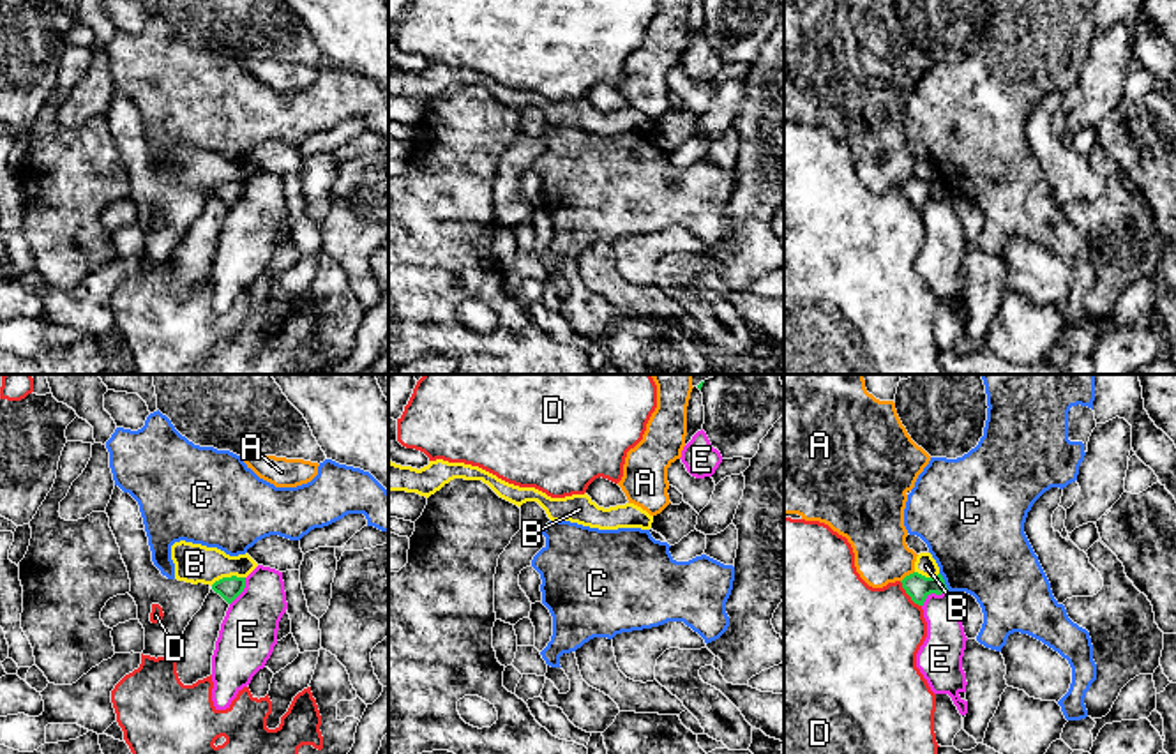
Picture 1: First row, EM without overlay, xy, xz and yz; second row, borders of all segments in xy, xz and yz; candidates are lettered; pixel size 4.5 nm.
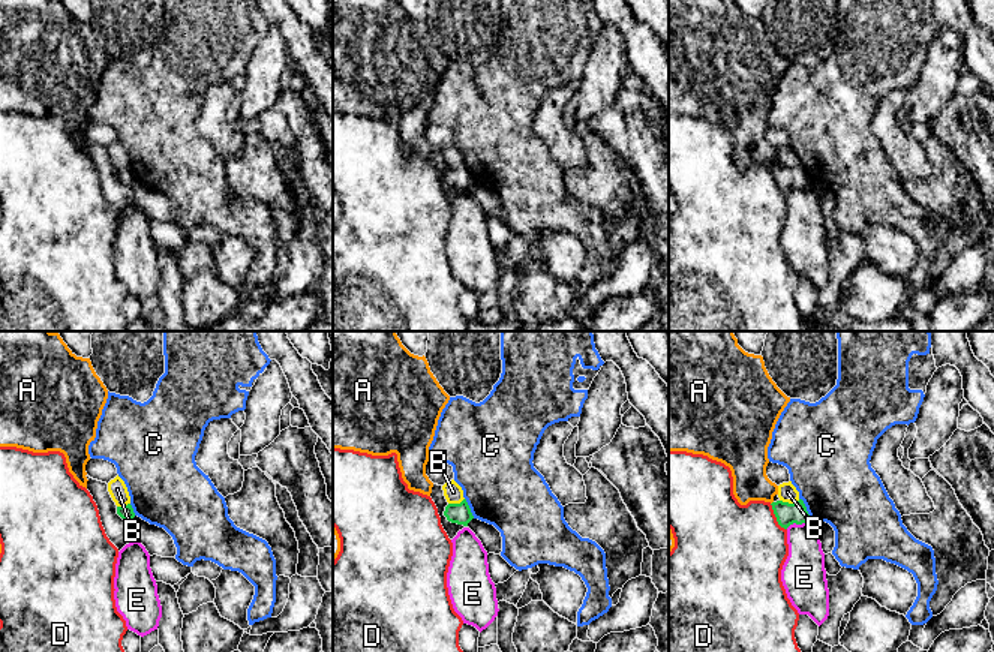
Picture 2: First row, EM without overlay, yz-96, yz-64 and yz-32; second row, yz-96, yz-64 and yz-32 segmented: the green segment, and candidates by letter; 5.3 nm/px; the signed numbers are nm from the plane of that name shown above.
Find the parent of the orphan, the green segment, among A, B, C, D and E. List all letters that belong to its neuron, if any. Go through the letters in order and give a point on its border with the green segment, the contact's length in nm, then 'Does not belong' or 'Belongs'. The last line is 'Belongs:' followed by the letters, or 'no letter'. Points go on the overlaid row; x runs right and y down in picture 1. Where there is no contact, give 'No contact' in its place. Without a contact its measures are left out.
A: Touches green at yz (906, 576). Shared border 80 nm. Does not belong
B: Touches green at xy (226, 578). Shared border 170 nm. Belongs
C: Touches green at yz (943, 581). Shared border 100 nm. Does not belong
D: Touches green at yz (908, 594). Shared border 160 nm. Does not belong
E: Touches green at yz (933, 592). Shared border 140 nm. Does not belong
Belongs: B

